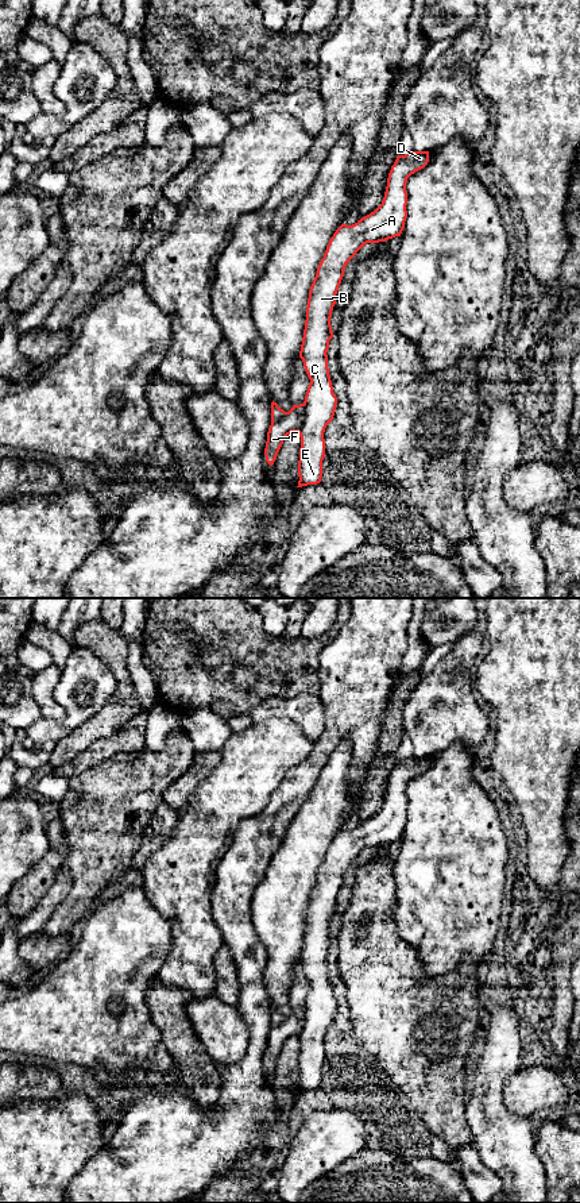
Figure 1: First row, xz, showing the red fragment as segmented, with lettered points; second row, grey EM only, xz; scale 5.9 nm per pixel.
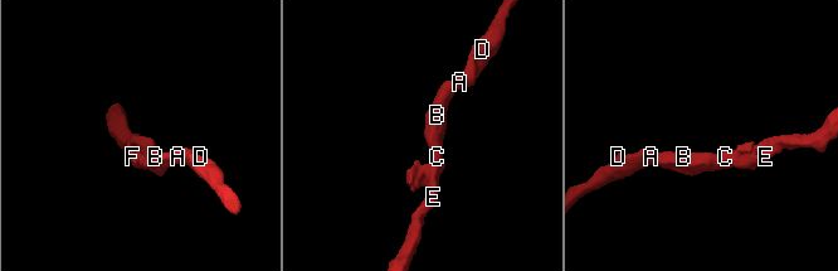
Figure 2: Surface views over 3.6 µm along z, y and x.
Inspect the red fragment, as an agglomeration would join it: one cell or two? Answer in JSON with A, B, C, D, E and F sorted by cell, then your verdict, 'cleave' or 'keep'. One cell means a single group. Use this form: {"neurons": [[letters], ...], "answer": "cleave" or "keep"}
{"neurons": [["A", "B", "C", "D", "E"], ["F"]], "answer": "cleave"}

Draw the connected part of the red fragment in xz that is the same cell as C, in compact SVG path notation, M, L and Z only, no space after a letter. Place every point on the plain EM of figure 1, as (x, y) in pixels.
M411 756L398 760L387 783L382 809L352 830L341 829L326 851L317 879L309 895L306 925L299 963L310 984L305 1006L298 1091L317 1090L322 1083L325 1063L324 1037L333 1025L337 1002L328 973L329 945L333 942L330 922L336 899L347 868L367 848L379 848L401 841L407 822L407 783L424 774L429 756Z

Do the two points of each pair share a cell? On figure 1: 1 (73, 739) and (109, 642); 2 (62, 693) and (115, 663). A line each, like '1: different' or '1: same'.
1: same
2: different

